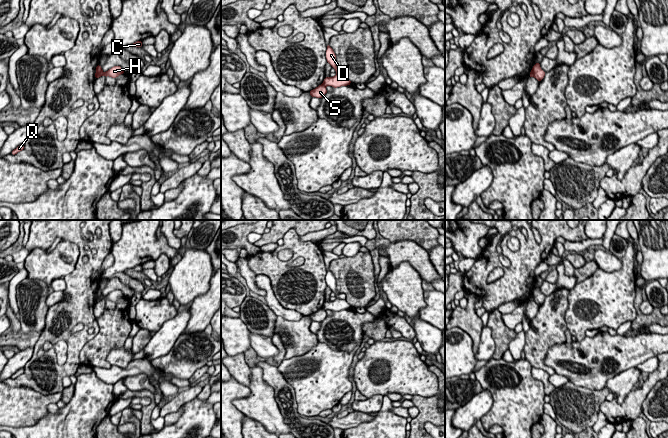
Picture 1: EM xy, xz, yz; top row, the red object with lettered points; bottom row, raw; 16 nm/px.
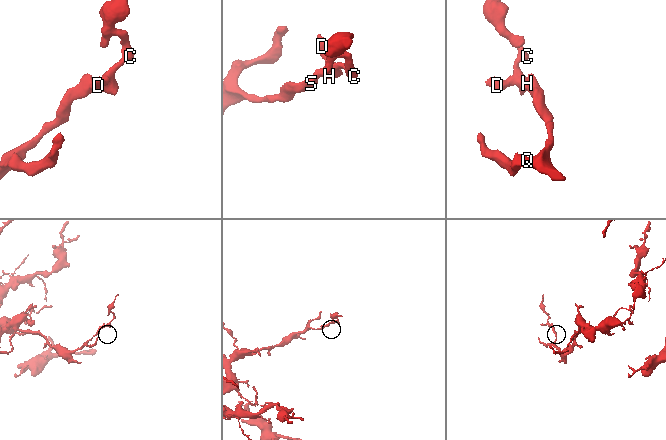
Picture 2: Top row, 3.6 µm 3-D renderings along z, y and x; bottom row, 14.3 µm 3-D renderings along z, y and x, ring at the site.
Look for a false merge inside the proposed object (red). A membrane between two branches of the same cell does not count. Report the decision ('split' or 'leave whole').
split

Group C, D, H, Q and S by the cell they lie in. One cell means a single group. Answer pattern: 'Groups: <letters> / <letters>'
Groups: C D H / Q S

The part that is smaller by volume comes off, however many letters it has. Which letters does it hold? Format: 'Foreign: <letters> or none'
Foreign: C, D, H

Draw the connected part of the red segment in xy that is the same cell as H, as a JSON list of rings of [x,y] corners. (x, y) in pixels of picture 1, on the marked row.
[[[114,66],[114,67],[112,67],[111,69],[109,69],[107,72],[103,72],[102,70],[101,70],[101,73],[100,73],[100,75],[101,76],[105,76],[105,77],[107,77],[107,76],[110,76],[110,77],[112,77],[112,78],[116,78],[116,77],[118,77],[119,75],[121,75],[121,74],[123,74],[123,73],[125,73],[124,72],[124,70],[122,69],[122,67],[120,67],[120,66]]]

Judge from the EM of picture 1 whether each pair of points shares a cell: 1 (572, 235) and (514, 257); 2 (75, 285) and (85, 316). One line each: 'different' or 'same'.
1: same
2: same

